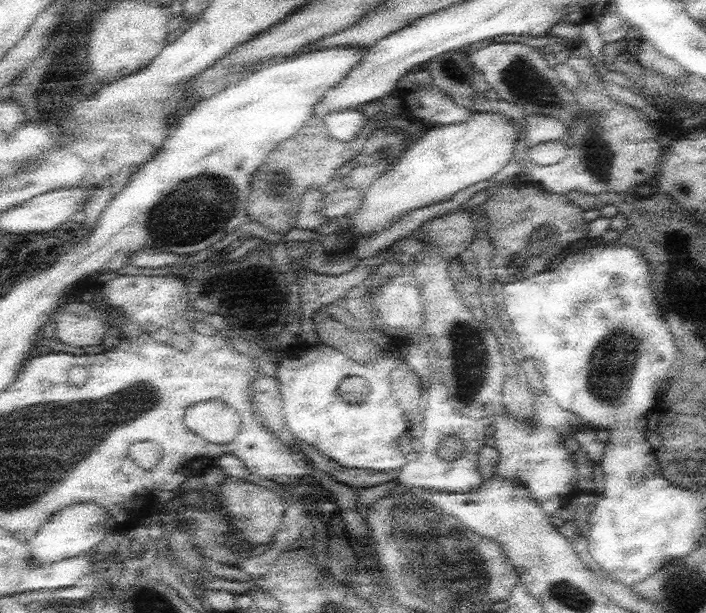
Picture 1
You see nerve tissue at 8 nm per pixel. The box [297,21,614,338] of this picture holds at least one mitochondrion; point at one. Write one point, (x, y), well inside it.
(533, 88)

